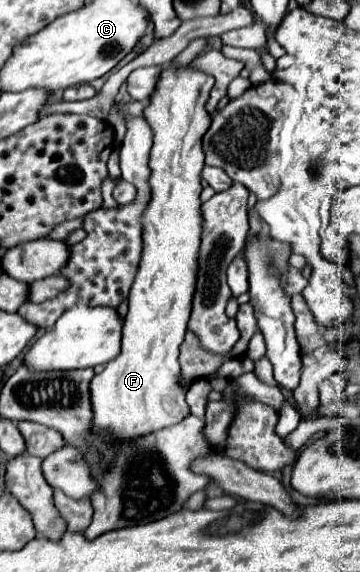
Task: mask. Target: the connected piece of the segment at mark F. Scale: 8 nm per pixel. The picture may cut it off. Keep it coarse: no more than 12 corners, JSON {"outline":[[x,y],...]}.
{"outline":[[167,65],[143,117],[151,201],[121,353],[91,381],[119,441],[189,415],[215,79]]}

